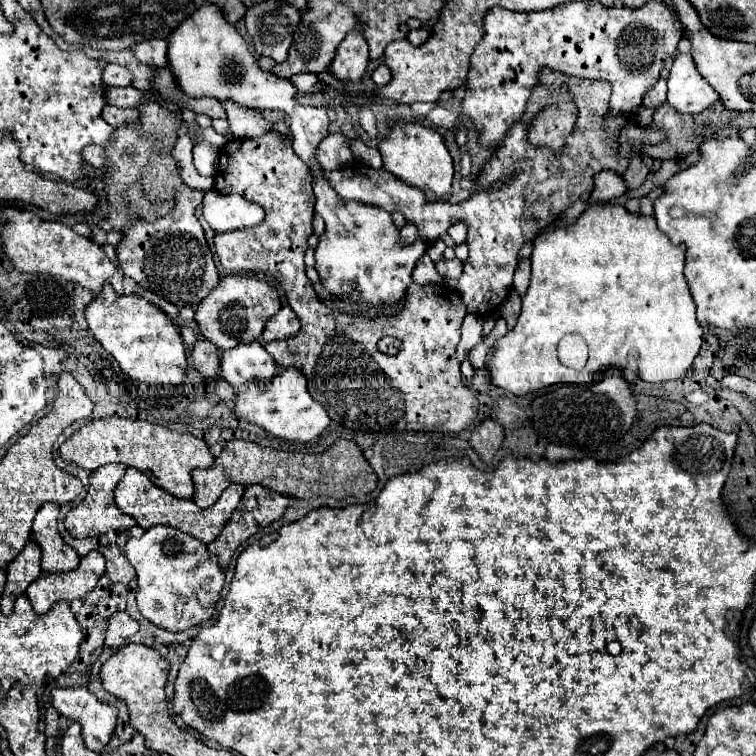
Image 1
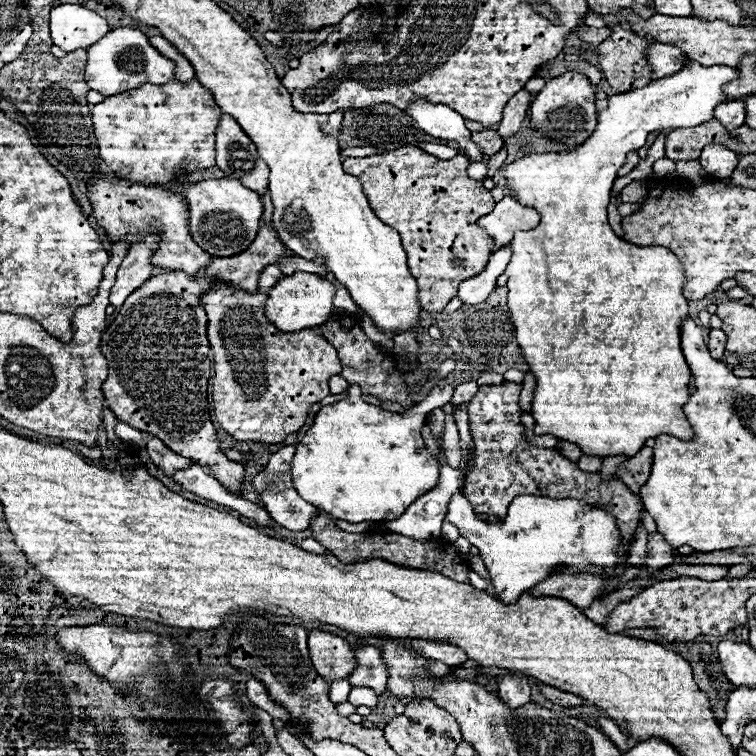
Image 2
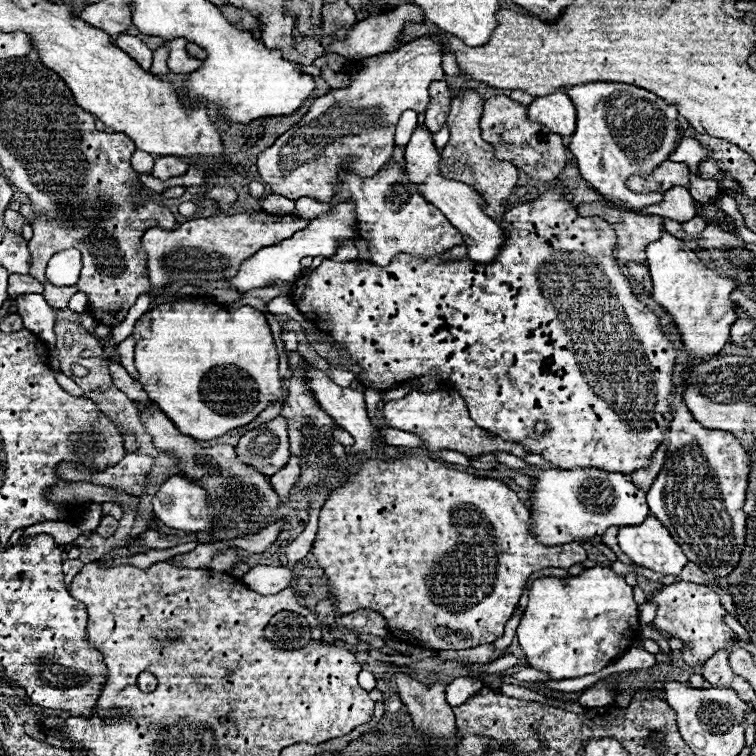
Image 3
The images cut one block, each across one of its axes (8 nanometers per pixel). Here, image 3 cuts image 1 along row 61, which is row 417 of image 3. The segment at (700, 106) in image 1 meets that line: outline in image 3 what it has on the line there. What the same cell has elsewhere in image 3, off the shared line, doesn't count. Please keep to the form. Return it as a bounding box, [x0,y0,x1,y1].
[646,386,748,578]

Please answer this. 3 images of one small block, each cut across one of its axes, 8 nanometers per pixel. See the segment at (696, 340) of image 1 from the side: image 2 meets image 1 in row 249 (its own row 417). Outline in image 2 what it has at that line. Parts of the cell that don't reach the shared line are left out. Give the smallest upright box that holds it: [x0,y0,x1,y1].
[504,62,740,456]

